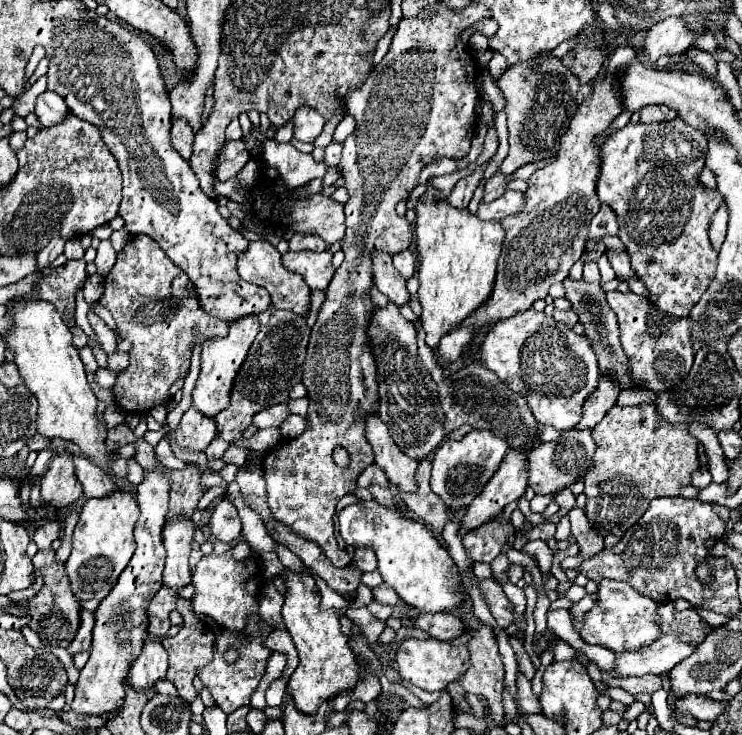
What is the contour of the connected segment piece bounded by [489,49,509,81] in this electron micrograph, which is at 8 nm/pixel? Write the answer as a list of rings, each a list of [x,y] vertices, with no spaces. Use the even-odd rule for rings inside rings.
[[[491,49],[491,53],[493,53],[493,57],[491,57],[491,61],[489,61],[489,73],[491,73],[493,79],[497,81],[497,77],[509,67],[509,63],[507,63],[505,57],[501,57],[501,53],[497,53],[497,51],[493,51],[493,49]]]

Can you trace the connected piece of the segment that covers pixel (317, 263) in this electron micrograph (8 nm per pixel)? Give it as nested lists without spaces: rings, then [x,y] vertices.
[[[289,251],[283,255],[283,265],[303,275],[311,289],[325,289],[335,273],[331,251]]]

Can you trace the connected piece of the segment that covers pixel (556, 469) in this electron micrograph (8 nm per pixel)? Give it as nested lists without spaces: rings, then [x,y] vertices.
[[[567,429],[557,441],[541,443],[529,451],[529,487],[541,495],[551,495],[563,487],[571,487],[575,481],[581,481],[591,469],[595,449],[597,445],[589,429]]]

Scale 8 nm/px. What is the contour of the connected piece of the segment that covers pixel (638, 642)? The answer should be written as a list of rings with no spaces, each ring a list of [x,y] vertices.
[[[601,581],[599,601],[587,613],[585,625],[579,631],[579,635],[589,645],[601,645],[615,653],[639,651],[643,645],[649,645],[663,635],[657,607],[659,605],[655,601],[651,601],[645,595],[639,595],[637,591],[631,589],[631,585],[625,585],[621,581]]]

